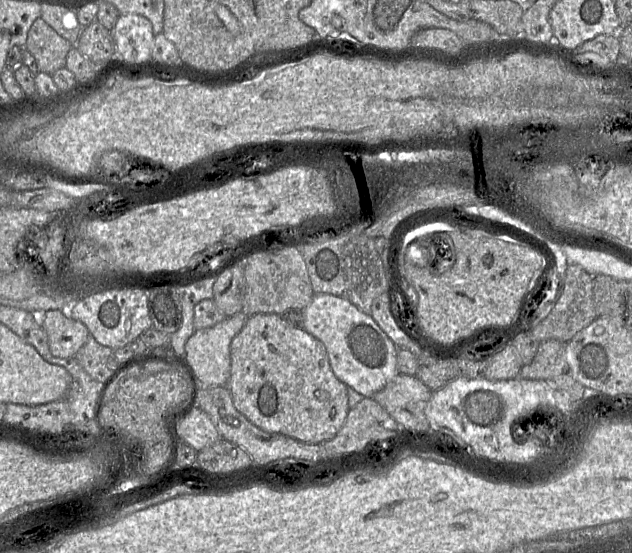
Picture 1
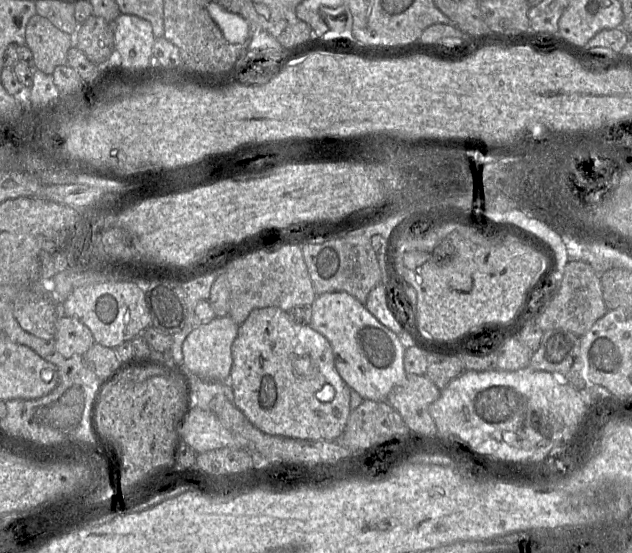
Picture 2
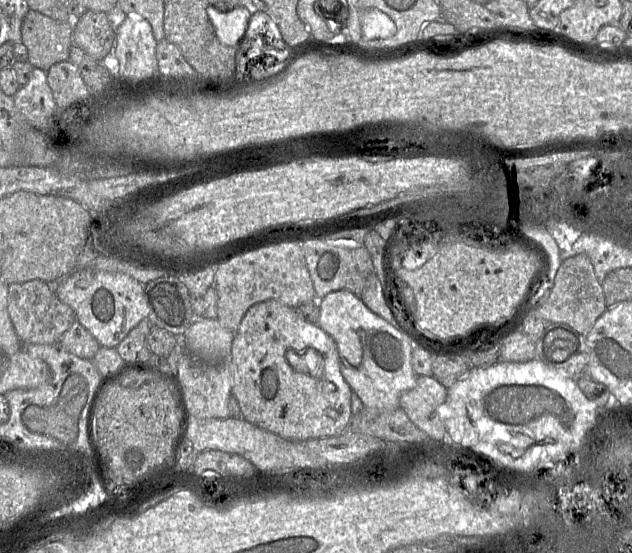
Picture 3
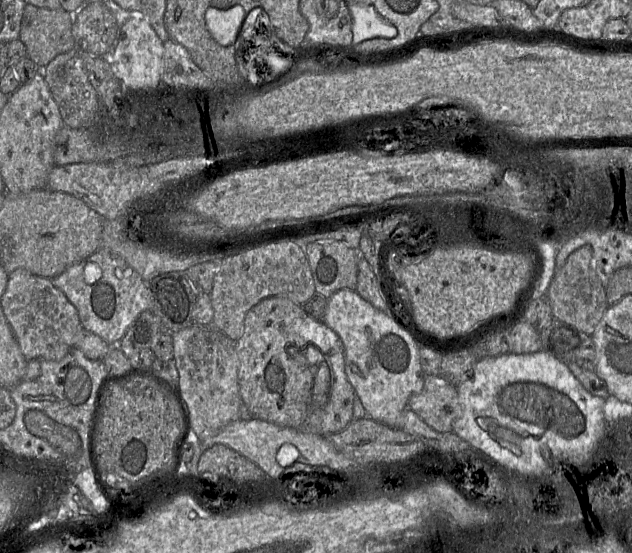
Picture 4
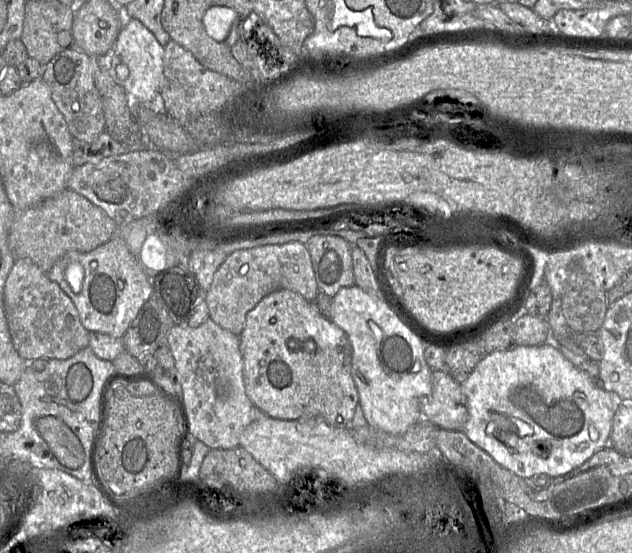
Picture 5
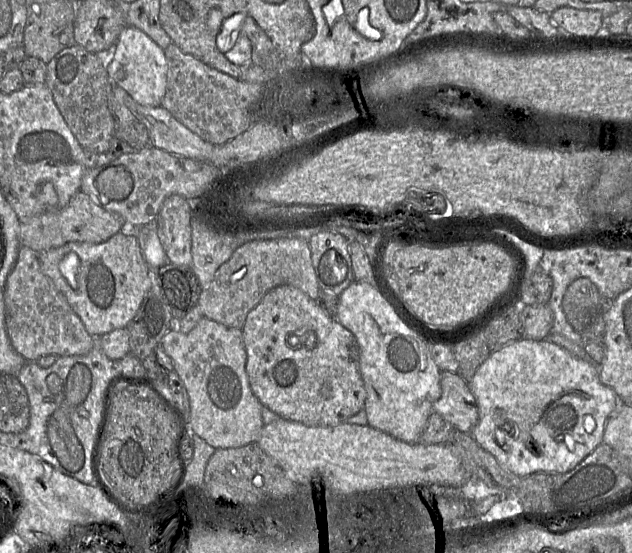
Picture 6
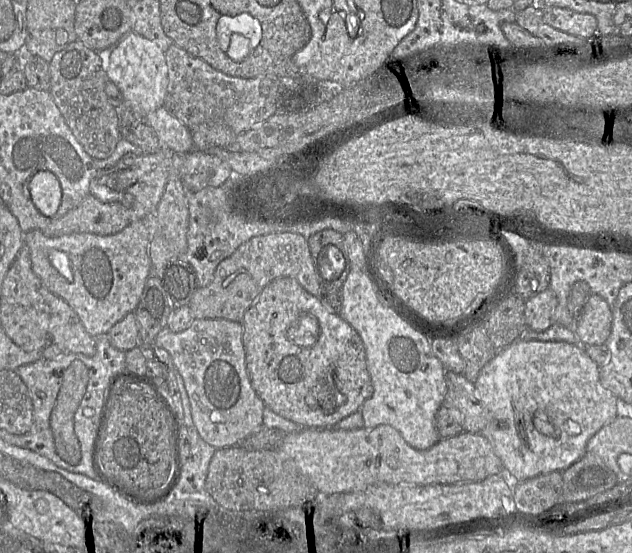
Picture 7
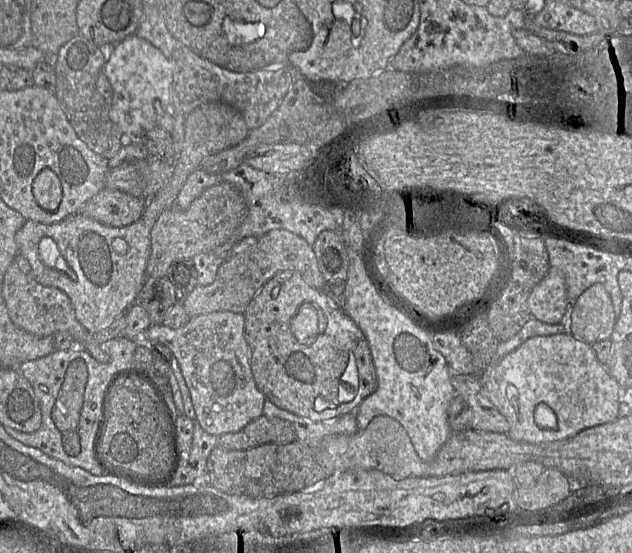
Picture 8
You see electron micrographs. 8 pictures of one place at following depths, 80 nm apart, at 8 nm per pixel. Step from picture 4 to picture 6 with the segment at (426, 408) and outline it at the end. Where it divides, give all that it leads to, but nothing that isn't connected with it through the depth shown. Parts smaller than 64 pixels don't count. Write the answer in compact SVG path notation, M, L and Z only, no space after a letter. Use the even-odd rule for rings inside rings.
M441 371L442 394L433 405L433 412L441 415L455 430L471 433L479 420L476 400L468 383L456 372Z

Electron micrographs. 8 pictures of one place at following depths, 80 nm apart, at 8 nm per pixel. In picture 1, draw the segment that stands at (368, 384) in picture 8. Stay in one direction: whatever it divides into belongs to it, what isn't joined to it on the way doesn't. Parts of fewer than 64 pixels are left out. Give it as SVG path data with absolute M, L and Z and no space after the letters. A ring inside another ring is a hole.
M254 314L233 338L230 357L230 377L226 387L235 408L257 427L307 443L323 443L334 438L343 426L350 410L348 386L332 371L323 342L305 329L293 326L280 314Z

